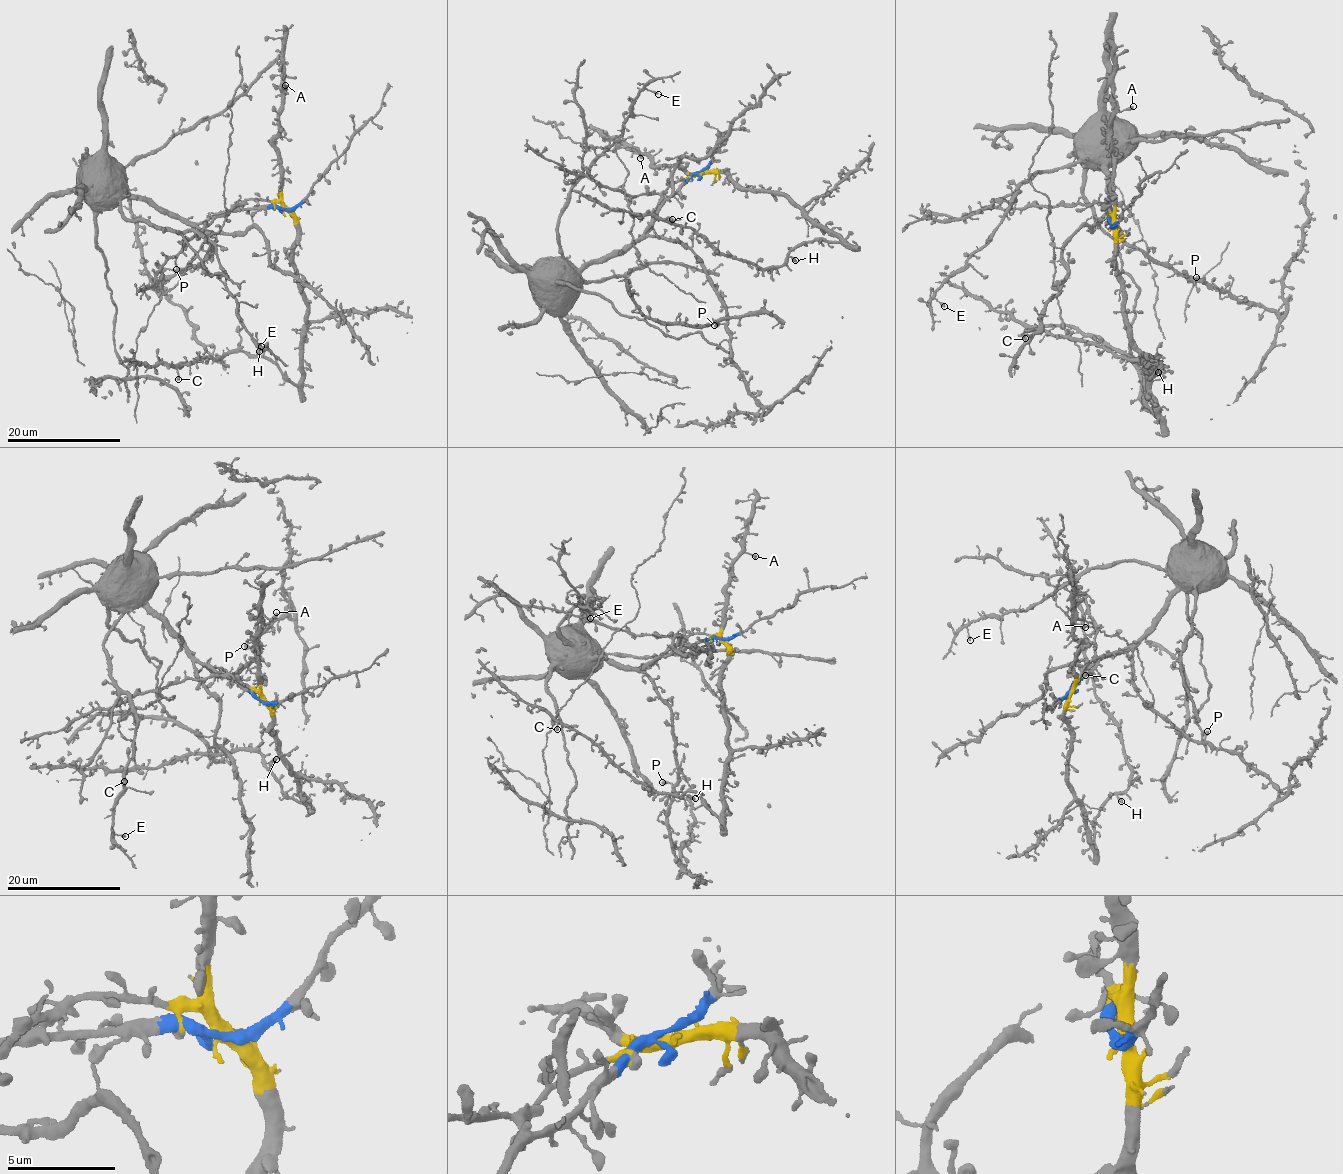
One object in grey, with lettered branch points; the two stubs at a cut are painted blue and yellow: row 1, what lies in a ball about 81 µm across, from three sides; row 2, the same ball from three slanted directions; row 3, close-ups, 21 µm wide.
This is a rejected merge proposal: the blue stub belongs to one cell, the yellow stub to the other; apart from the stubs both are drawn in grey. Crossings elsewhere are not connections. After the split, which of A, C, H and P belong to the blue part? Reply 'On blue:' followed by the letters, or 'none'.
On blue: P

